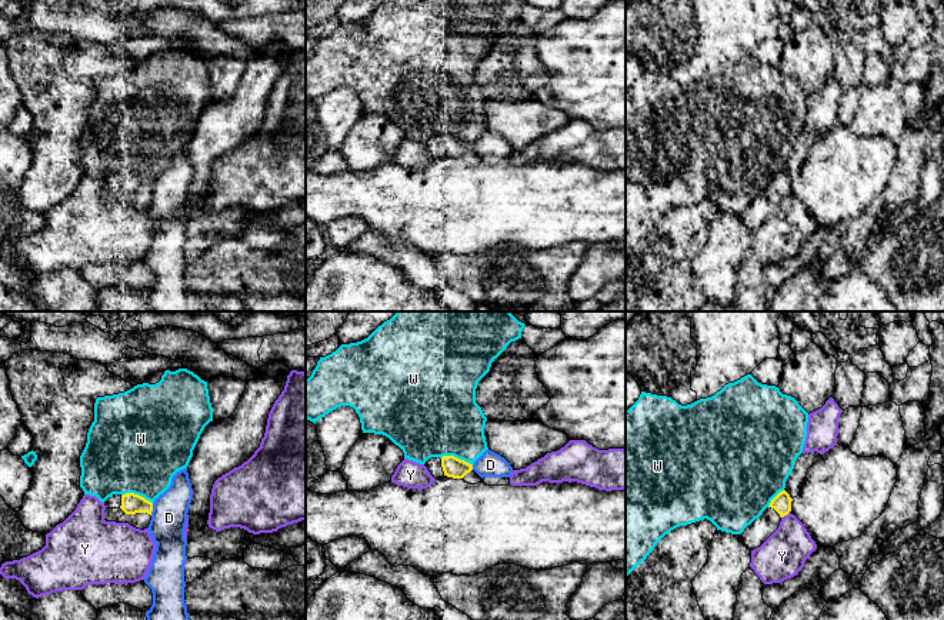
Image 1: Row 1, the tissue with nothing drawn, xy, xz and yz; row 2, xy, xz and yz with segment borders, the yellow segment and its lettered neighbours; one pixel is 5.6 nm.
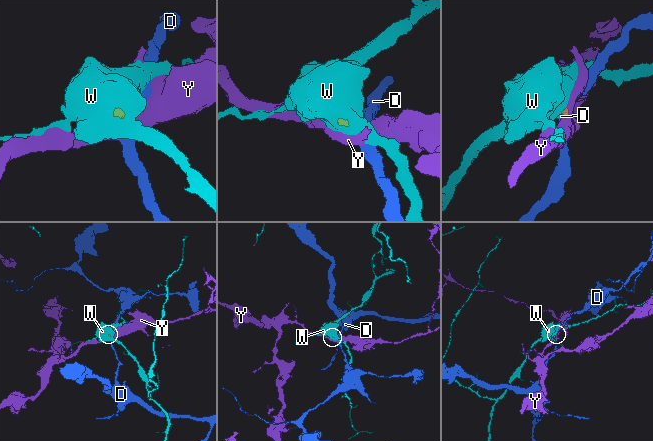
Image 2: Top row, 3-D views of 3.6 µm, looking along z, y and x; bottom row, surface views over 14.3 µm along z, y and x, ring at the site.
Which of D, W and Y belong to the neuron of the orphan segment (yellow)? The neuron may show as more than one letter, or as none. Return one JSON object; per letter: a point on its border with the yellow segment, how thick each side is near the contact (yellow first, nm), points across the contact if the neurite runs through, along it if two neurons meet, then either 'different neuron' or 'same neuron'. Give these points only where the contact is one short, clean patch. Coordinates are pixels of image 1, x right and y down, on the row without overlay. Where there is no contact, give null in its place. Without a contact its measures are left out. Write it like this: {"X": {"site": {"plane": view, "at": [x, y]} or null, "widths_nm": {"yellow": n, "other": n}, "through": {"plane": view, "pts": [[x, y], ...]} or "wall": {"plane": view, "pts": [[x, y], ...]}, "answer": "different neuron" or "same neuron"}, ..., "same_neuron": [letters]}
{"D": {"site": {"plane": "xy", "at": [152, 189]}, "widths_nm": {"yellow": 120, "other": 200}, "answer": "different neuron"}, "W": {"site": {"plane": "xz", "at": [456, 137]}, "widths_nm": {"yellow": 120, "other": 440}, "answer": "different neuron"}, "Y": {"site": {"plane": "yz", "at": [784, 194]}, "widths_nm": {"yellow": 110, "other": 260}, "answer": "different neuron"}, "same_neuron": []}

